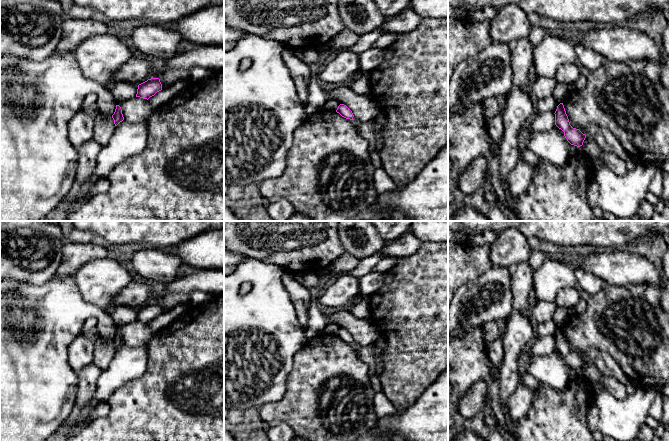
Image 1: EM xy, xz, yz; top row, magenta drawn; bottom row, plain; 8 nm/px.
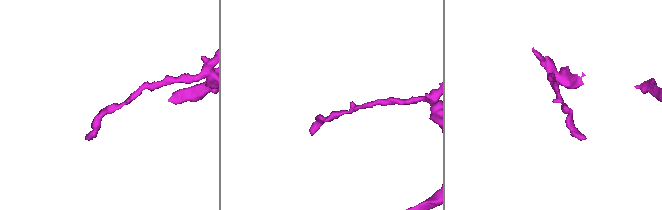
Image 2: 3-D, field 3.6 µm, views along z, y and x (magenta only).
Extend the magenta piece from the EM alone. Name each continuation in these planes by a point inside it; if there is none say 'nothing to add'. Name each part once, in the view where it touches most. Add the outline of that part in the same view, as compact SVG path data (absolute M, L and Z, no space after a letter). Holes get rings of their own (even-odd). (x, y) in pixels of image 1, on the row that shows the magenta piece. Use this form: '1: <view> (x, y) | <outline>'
nothing to add

